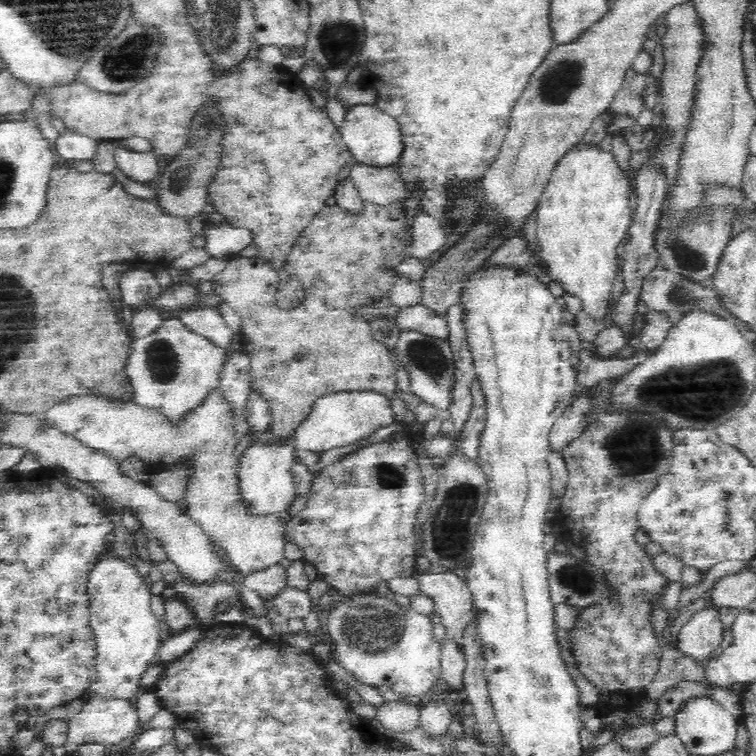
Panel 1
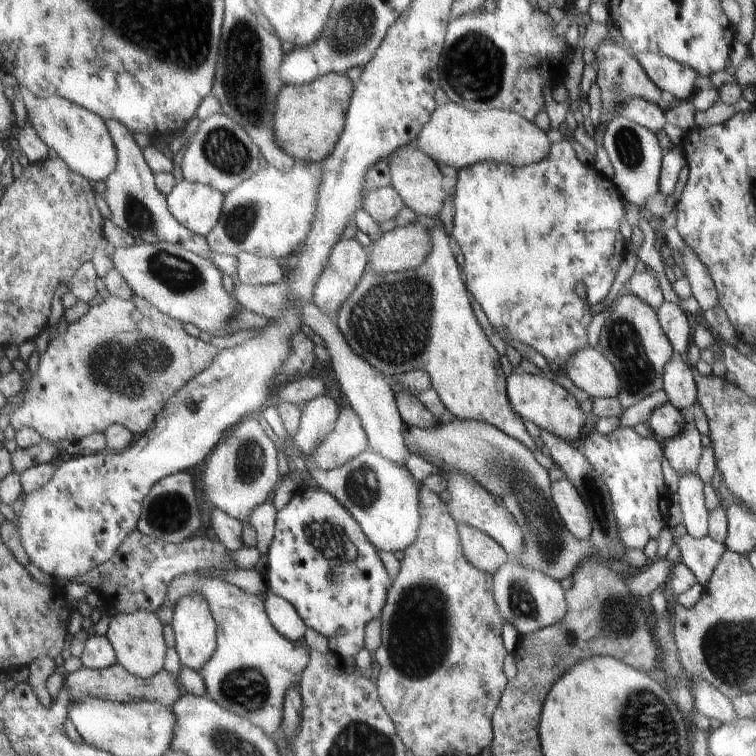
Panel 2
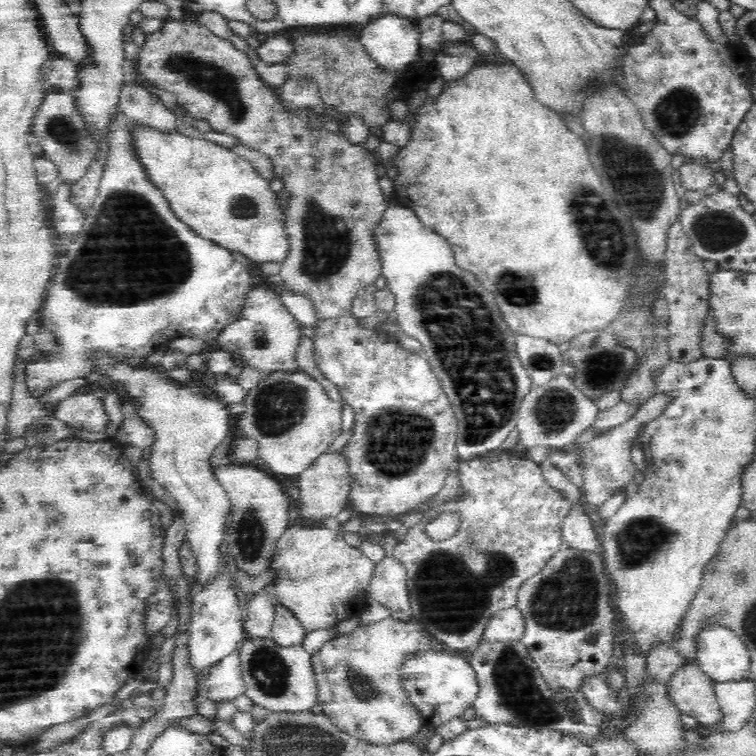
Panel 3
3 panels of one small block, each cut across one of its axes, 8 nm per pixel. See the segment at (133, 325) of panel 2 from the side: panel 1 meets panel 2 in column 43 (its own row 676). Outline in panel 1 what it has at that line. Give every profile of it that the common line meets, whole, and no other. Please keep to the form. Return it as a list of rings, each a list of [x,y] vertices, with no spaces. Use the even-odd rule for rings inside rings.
[[[322,580],[310,582],[307,590],[312,596],[316,590],[316,598],[323,598],[322,609],[329,611],[328,637],[333,645],[333,658],[339,666],[351,672],[362,684],[370,684],[374,688],[386,686],[401,697],[426,697],[431,694],[438,674],[441,674],[441,644],[438,643],[438,638],[434,638],[434,622],[430,621],[430,617],[395,603],[392,596],[384,591],[356,593],[345,597],[334,592],[334,589]]]

